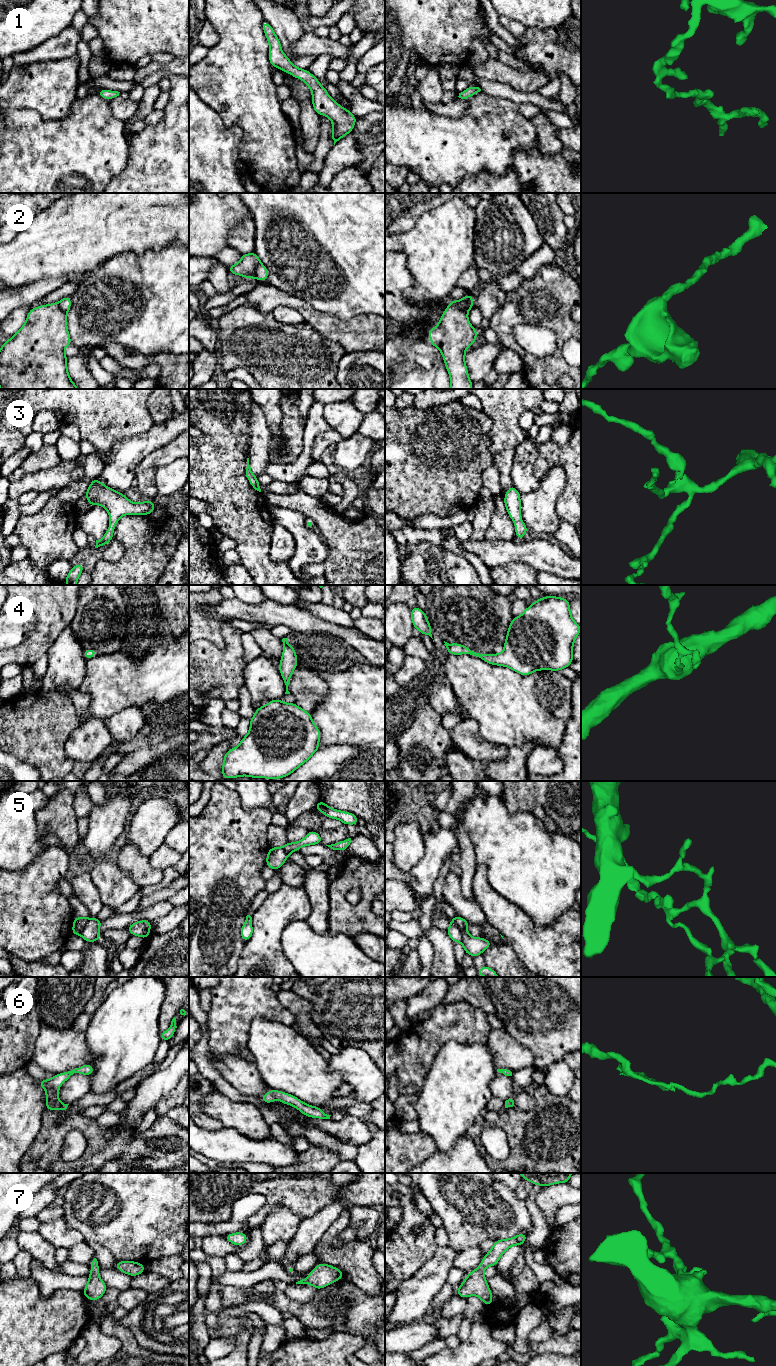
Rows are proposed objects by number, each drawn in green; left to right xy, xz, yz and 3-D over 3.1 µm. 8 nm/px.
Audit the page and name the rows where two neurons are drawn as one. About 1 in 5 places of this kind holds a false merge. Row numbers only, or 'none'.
2, 5

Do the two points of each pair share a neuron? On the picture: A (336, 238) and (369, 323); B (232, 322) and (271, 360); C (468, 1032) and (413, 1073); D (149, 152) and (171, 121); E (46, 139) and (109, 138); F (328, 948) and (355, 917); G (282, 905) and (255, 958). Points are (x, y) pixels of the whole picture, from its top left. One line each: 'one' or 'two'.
A: two
B: one
C: one
D: one
E: one
F: two
G: one

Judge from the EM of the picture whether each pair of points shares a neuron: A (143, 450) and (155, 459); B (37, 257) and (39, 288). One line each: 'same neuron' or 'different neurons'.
A: different neurons
B: different neurons

